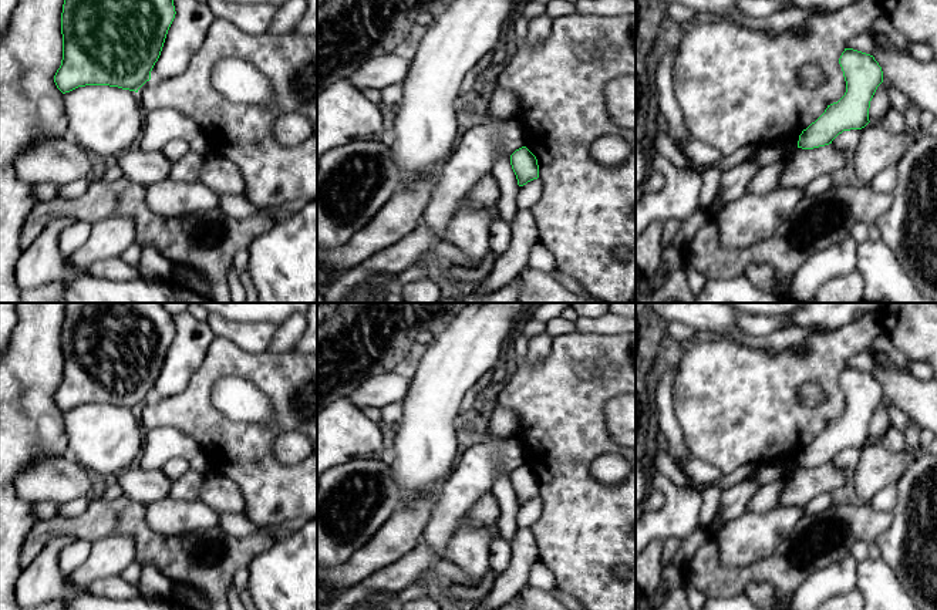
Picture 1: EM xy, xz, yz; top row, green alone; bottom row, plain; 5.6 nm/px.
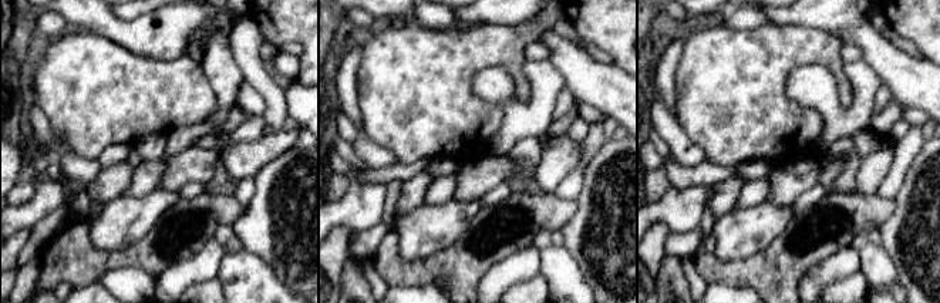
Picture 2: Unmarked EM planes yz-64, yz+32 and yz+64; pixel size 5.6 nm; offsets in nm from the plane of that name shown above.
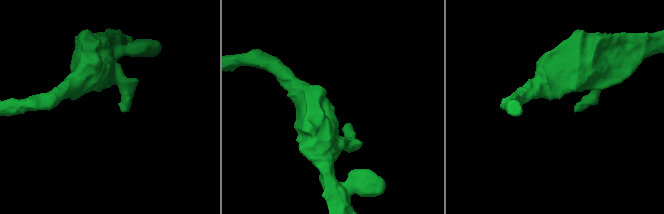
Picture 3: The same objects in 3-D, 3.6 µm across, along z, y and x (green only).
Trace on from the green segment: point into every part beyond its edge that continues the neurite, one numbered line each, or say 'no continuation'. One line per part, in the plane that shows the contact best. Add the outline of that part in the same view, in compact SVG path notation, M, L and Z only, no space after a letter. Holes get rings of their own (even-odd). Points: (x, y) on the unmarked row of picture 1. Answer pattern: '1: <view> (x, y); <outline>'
no continuation

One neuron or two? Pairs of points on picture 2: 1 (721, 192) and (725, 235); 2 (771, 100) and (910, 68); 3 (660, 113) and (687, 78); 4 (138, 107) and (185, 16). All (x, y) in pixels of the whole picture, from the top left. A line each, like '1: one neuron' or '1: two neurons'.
1: one neuron
2: two neurons
3: two neurons
4: two neurons

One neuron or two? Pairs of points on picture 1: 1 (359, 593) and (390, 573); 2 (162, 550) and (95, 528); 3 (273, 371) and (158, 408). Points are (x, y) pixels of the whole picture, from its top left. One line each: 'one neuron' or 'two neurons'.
1: one neuron
2: one neuron
3: one neuron

